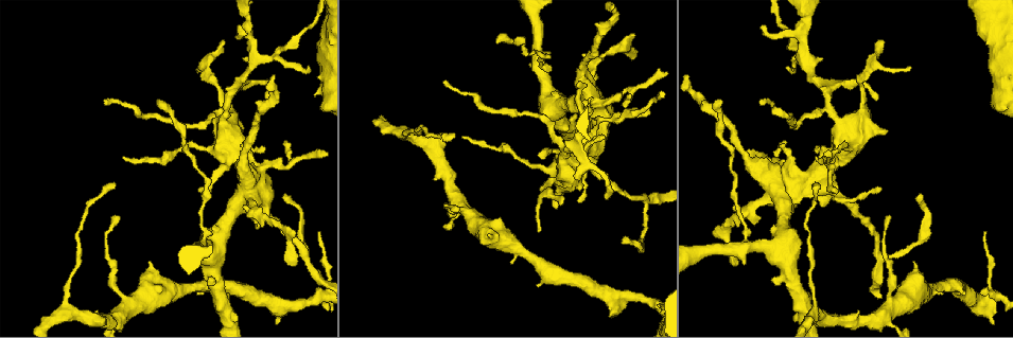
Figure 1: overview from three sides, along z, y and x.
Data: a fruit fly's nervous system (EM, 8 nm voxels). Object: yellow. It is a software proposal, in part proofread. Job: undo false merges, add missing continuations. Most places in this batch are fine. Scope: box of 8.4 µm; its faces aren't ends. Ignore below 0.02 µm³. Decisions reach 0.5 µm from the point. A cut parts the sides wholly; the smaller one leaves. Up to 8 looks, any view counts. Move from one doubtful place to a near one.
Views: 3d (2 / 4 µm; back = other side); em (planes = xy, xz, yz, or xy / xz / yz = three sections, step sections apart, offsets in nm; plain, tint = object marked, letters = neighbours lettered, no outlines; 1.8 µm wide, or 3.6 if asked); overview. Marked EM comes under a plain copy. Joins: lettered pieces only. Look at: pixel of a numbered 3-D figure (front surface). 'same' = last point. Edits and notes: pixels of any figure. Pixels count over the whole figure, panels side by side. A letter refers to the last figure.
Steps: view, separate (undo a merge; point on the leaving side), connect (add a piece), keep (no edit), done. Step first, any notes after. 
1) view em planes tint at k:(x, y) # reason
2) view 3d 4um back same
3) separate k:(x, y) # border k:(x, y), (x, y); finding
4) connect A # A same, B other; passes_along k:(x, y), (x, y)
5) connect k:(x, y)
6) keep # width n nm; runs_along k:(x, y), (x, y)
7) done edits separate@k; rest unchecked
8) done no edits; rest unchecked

view em yz step 16 tint at 1:(253, 197) # narrows sharply

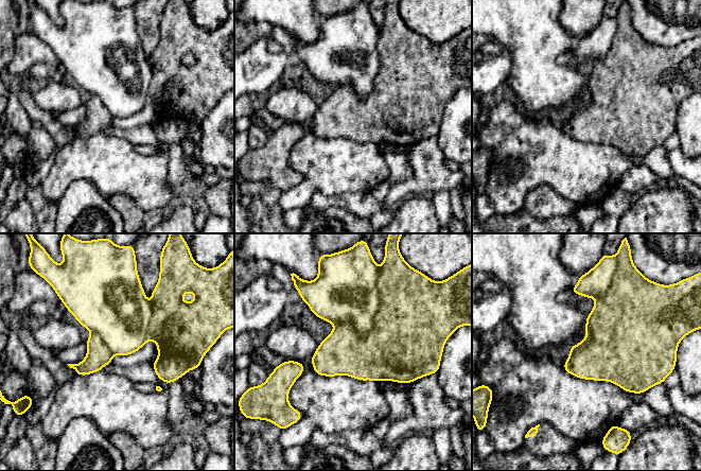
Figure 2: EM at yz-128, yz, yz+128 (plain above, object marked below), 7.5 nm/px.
view em xy step 8 letters same

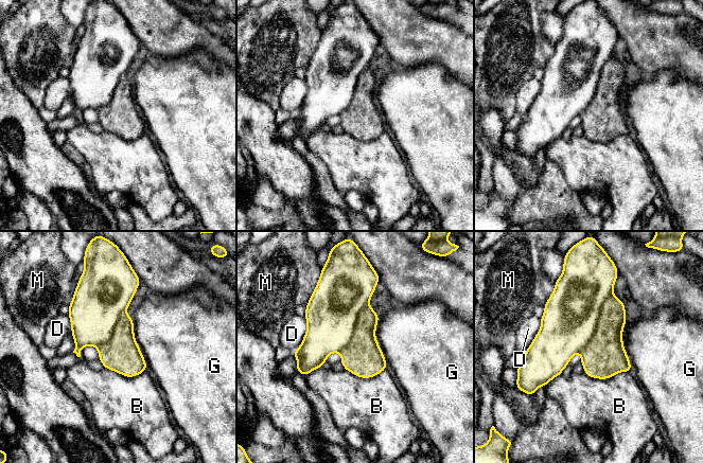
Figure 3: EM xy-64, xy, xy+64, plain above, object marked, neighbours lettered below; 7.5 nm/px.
separate 3:(604, 355) # longest_contact G 420 nm; B other, D other, G other, M other; border 3:(612, 294), (579, 352); a second neuron is stuck on

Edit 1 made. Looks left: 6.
view em xy step 8 letters at 1:(919, 291) # branch point

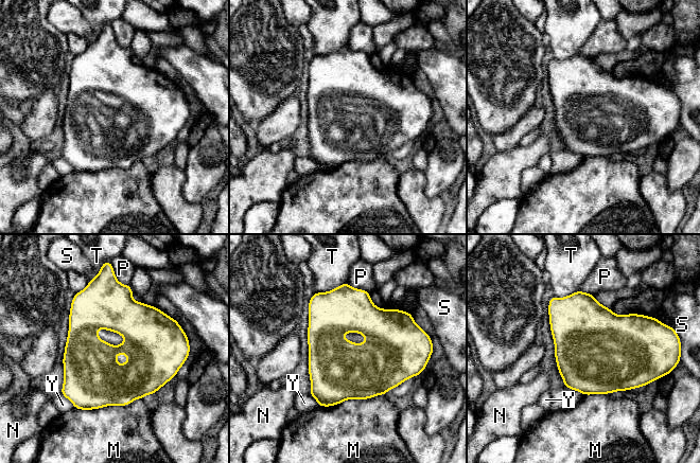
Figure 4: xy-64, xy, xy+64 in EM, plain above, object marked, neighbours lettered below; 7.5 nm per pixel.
view em planes letters same # another direction

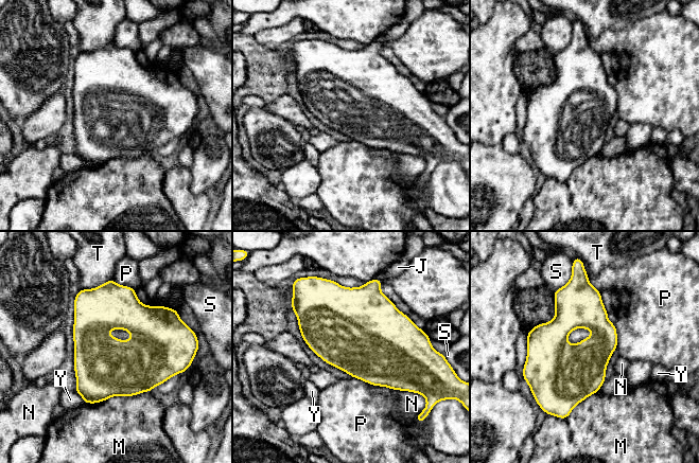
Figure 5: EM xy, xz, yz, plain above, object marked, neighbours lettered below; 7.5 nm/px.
keep # width 380 nm; J other, M other, N other, P other, S other, T other, Y other; border 5:(352, 377), (391, 390); all the same neuron

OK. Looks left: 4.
view 3d 4um back at 1:(719, 101) # an open end

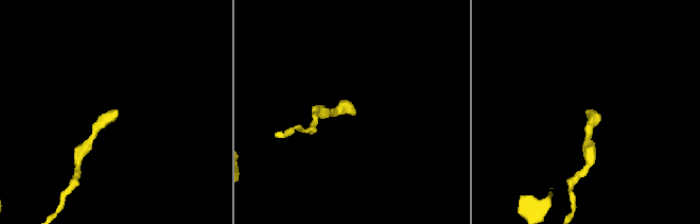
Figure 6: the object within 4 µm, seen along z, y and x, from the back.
view em 3.6um yz step 16 tint at 6:(585, 111) # need the tissue

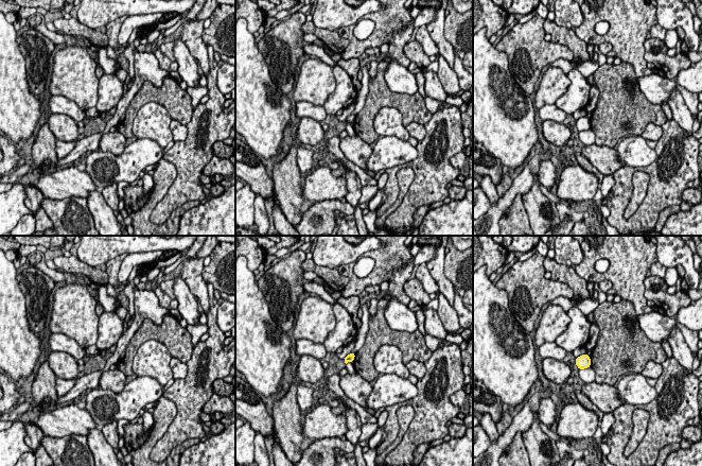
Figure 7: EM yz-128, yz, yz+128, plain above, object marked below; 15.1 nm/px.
view em 3.6um planes letters same

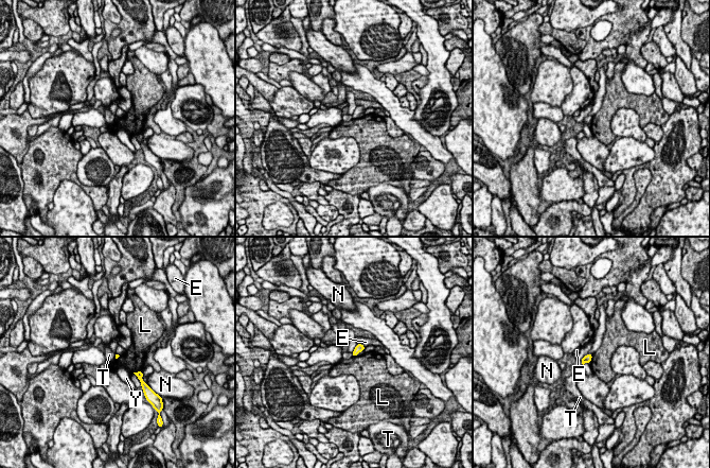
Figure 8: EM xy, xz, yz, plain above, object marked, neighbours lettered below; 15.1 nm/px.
keep # E other, L other, N other, T other, Y other; border 8:(142, 370), (132, 373); no lettered piece goes on from it

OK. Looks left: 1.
done edits separate@3; rest unchecked

